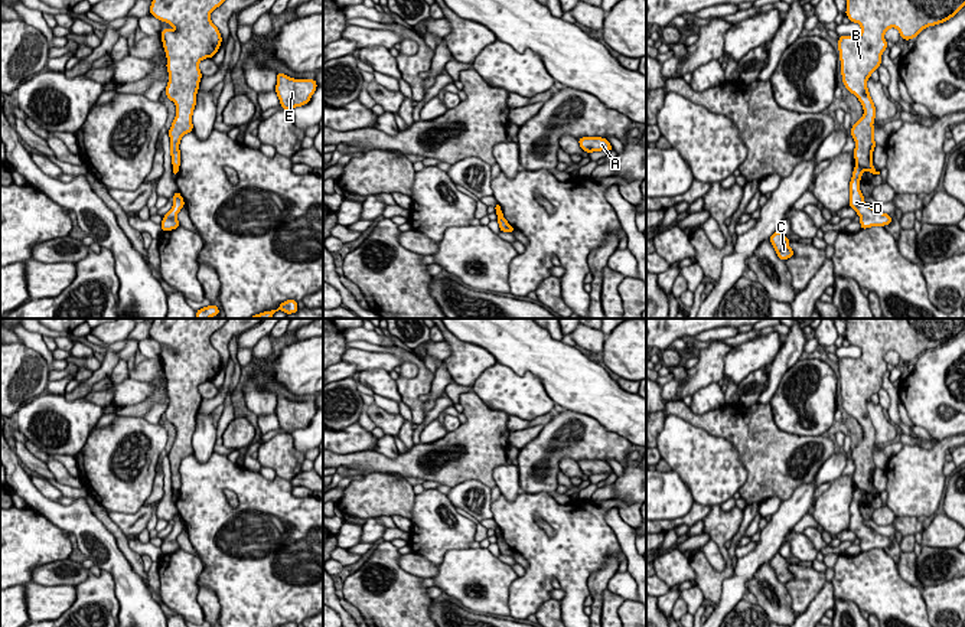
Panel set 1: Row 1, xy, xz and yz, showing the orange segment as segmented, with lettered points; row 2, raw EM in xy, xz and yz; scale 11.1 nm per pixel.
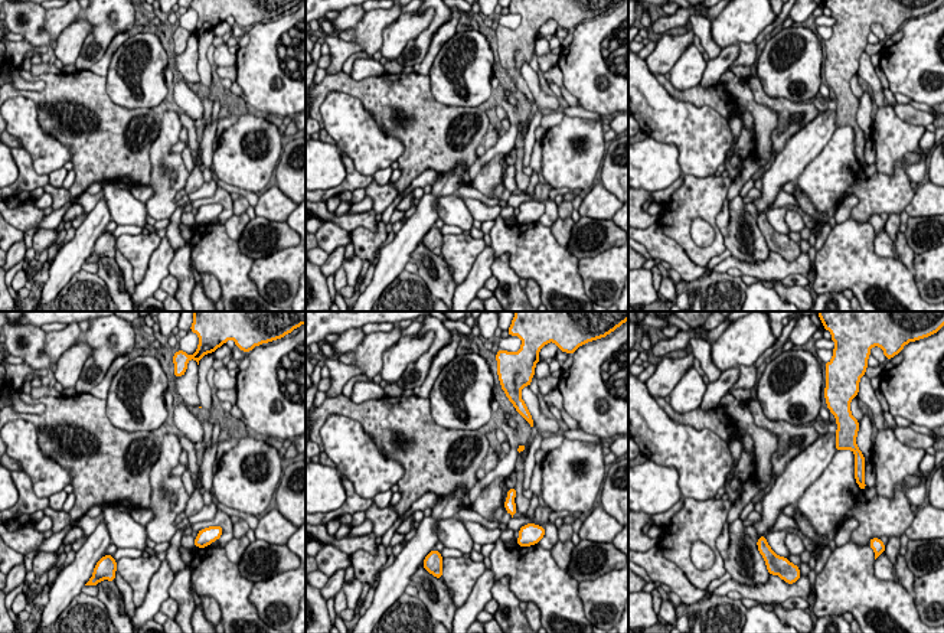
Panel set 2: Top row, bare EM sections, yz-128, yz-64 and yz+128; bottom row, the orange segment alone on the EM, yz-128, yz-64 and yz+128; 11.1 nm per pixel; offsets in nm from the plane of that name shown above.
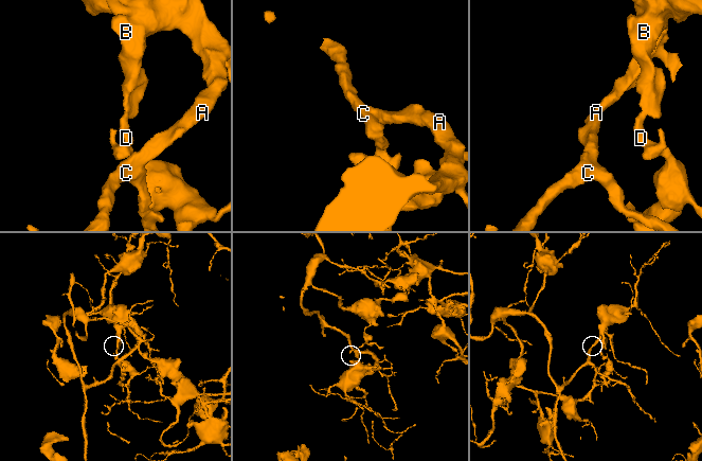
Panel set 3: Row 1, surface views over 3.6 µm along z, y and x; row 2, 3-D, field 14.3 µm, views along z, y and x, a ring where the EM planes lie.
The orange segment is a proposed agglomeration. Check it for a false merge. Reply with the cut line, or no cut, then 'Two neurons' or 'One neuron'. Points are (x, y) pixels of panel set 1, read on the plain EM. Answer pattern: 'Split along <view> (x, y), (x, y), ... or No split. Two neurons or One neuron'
Split along yz (857, 487), (864, 492). Two neurons

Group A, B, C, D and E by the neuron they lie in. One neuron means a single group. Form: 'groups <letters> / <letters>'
groups A B C E / D

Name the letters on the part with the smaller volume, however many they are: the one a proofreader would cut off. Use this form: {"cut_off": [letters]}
{"cut_off": ["D"]}

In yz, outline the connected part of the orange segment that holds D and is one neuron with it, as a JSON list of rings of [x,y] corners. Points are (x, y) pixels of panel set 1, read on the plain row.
[[[855,489],[852,493],[852,500],[850,504],[850,530],[857,535],[861,541],[860,548],[861,552],[867,552],[871,549],[886,549],[891,546],[891,539],[877,533],[876,530],[867,528],[863,522],[864,517],[860,513],[860,503],[864,496],[861,489]]]

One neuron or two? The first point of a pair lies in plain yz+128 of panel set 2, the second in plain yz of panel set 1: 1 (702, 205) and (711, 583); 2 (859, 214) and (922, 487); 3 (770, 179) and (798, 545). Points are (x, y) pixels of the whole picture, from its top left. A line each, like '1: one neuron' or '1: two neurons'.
1: one neuron
2: two neurons
3: two neurons

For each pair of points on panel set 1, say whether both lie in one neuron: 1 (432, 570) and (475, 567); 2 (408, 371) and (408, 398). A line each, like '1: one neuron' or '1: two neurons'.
1: two neurons
2: two neurons

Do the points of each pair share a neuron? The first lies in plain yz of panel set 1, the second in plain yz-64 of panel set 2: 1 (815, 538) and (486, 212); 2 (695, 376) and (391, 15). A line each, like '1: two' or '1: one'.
1: one
2: one

